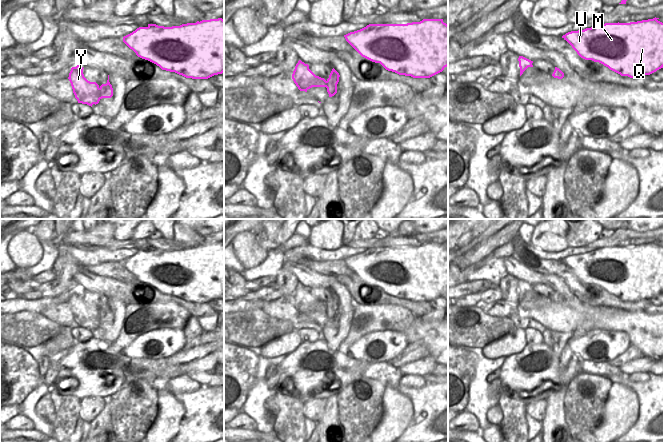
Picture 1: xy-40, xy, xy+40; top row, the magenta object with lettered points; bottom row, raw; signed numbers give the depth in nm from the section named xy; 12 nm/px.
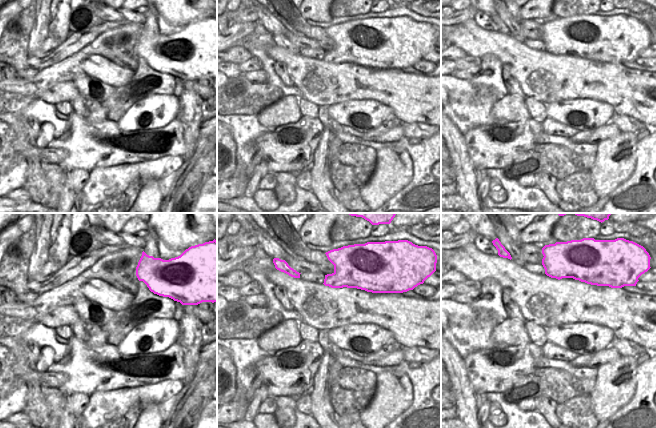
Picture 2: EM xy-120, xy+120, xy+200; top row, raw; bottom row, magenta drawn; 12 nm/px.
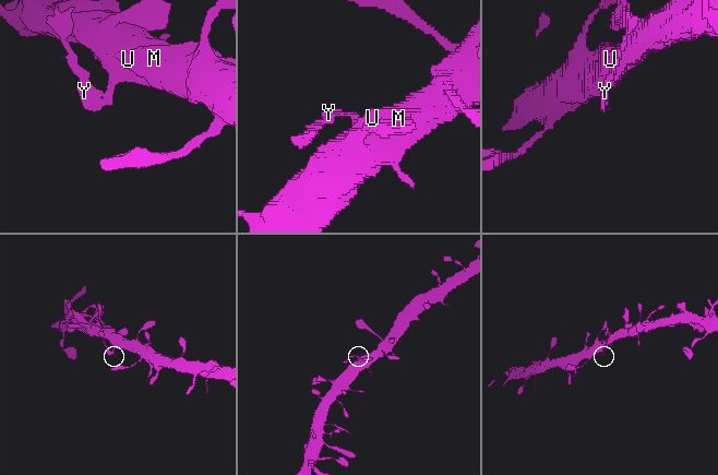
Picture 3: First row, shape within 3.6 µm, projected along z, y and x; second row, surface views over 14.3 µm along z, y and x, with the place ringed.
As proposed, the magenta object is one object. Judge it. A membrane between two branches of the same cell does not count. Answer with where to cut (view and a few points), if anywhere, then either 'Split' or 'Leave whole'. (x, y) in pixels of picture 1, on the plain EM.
Split along xy-40 (98, 312), (99, 324). Split

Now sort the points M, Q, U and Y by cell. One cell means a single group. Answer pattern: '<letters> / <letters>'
M Q U / Y

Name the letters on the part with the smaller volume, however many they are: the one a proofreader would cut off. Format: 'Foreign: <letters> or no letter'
Foreign: Y

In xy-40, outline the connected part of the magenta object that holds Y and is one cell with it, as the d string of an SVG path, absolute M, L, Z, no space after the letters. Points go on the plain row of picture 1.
M80 288L72 291L68 303L78 327L92 331L93 328L99 327L99 309L96 306L88 305L84 301L83 293Z

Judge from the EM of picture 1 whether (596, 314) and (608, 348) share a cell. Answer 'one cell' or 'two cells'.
two cells

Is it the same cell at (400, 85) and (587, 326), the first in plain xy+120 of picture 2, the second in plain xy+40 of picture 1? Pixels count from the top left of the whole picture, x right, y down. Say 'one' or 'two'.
two

